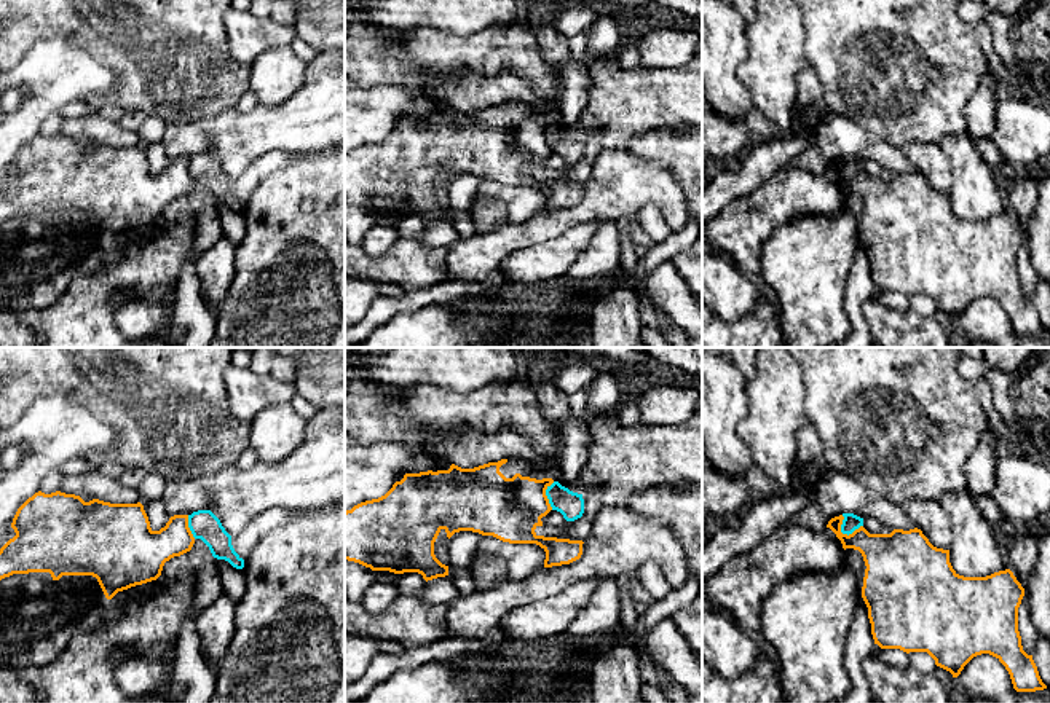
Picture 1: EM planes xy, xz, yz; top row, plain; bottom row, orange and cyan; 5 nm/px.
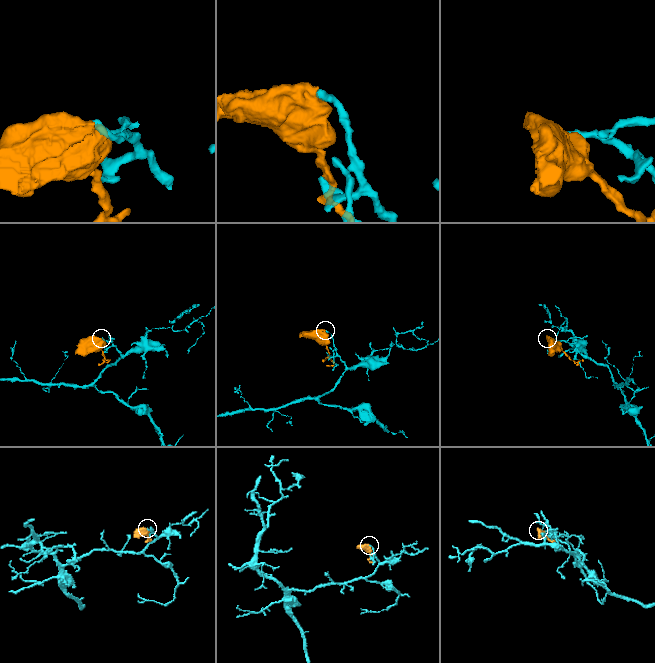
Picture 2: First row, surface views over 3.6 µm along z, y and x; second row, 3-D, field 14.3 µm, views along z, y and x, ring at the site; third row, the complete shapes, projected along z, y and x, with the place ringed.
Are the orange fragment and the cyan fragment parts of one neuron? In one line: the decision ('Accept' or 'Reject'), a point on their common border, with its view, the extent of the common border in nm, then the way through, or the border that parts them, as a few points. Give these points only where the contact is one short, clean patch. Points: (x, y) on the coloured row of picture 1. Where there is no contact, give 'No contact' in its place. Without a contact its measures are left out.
Reject. Touches orange at yz (852, 533). Shared border 130 nm. Boundary: yz (862, 525), (848, 534), (840, 531)

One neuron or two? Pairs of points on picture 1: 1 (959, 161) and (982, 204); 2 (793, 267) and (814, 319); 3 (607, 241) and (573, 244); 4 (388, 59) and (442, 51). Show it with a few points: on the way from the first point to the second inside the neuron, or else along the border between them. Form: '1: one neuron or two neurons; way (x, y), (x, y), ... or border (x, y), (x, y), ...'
1: one neuron; way (971, 172), (974, 193)
2: one neuron; way (806, 279), (811, 286), (811, 306)
3: two neurons; border (603, 220), (567, 274)
4: one neuron; way (401, 58), (430, 51)

